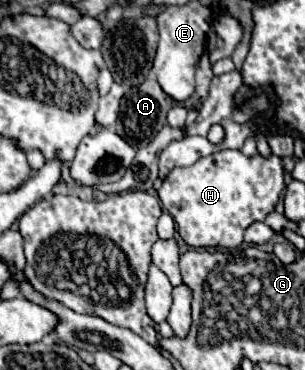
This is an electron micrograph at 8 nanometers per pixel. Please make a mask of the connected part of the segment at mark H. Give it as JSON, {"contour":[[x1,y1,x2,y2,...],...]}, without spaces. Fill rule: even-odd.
{"contour":[[222,150,200,158,186,168,174,168,158,190,164,208,178,226,188,246,220,246,234,250,242,244,244,230,270,214,284,190,282,160,278,156,246,158,240,150]]}

